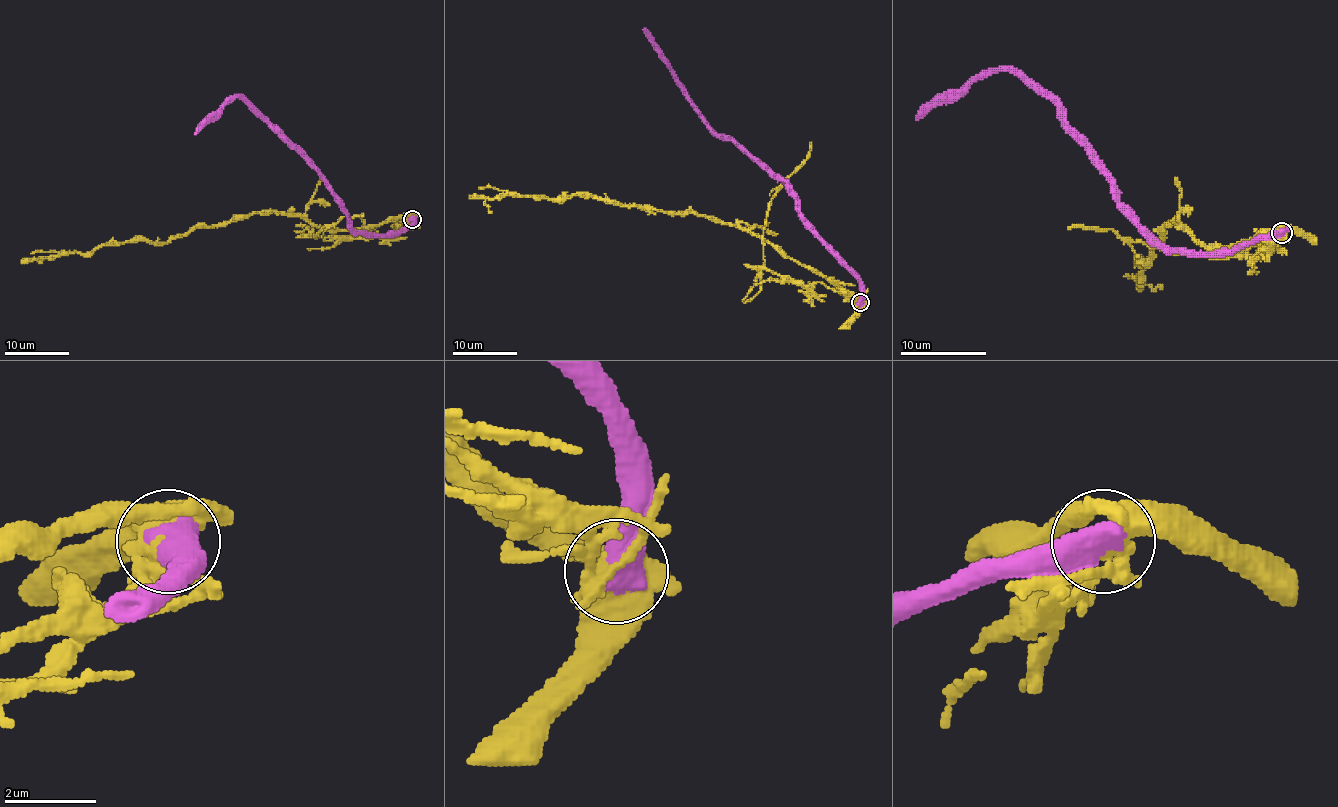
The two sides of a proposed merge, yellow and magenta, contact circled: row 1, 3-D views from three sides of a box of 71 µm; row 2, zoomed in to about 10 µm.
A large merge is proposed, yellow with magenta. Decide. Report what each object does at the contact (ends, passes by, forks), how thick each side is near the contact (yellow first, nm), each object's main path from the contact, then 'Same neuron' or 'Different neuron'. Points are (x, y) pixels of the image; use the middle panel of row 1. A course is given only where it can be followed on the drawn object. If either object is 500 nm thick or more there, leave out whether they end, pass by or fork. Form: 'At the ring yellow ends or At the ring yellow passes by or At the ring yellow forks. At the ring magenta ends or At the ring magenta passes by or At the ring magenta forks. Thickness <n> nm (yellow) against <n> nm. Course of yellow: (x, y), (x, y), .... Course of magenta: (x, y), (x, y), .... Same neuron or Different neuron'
Thickness 280 nm (yellow) against 750 nm. Course of yellow: (859, 303), (747, 230), (707, 217), (620, 206), (591, 197), (469, 195). Course of magenta: (859, 303), (861, 282), (858, 275), (806, 219), (800, 211), (798, 200), (781, 181), (710, 127), (644, 28). Different neuron

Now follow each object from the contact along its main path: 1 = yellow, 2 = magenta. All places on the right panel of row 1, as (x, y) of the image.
1: (1282, 233), (1262, 229), (1245, 242), (1203, 246), (1168, 222), (1153, 254), (1138, 263), (1138, 291)
2: (1282, 233), (1230, 250), (1171, 252), (1119, 201), (1115, 180), (1064, 113), (1008, 70), (989, 70), (916, 120)

